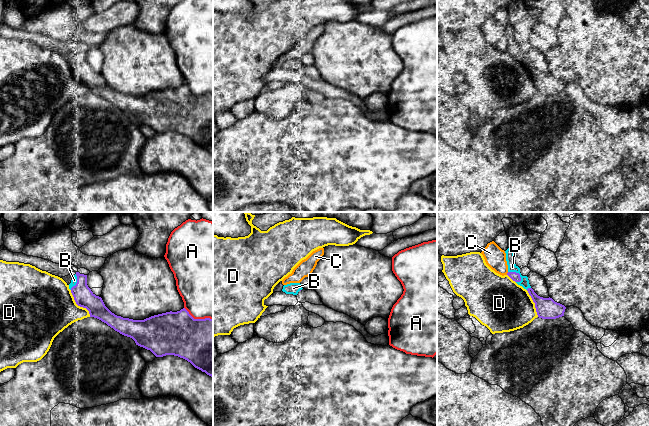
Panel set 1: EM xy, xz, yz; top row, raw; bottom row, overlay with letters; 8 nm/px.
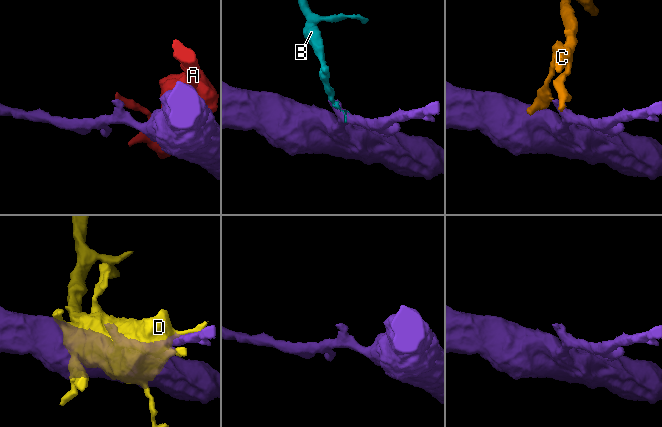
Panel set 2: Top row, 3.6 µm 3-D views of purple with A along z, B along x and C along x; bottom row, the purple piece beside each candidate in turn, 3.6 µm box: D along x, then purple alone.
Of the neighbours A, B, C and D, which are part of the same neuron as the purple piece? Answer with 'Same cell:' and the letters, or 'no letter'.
Same cell: B

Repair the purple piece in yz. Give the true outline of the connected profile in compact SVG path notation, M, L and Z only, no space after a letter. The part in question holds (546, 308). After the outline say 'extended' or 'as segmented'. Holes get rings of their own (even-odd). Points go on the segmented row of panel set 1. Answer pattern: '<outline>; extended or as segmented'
M507 249L506 261L508 265L507 275L515 281L518 285L526 289L535 303L536 312L539 318L542 319L556 319L564 316L566 307L560 303L555 302L552 298L543 298L538 296L529 284L527 276L522 276L520 268L515 264L514 249Z; extended

